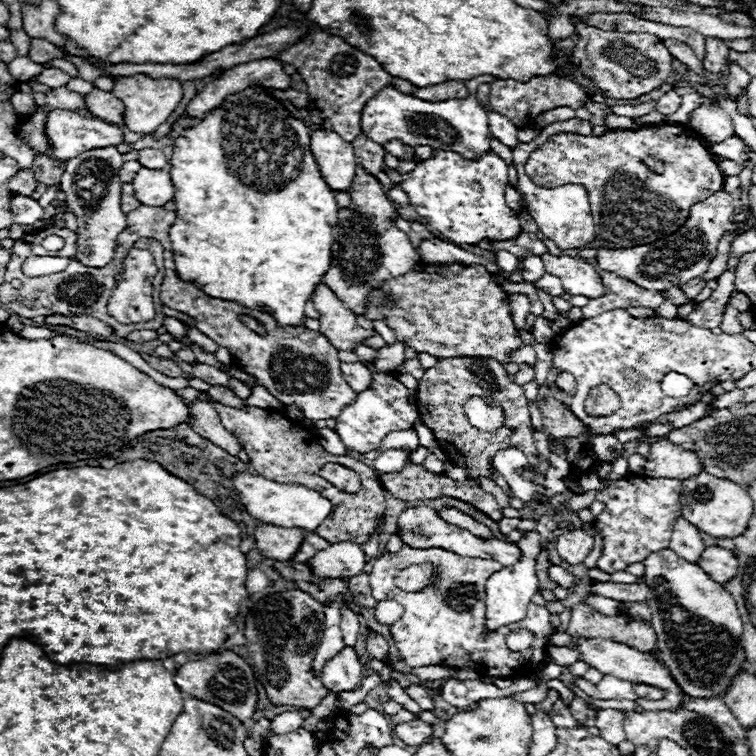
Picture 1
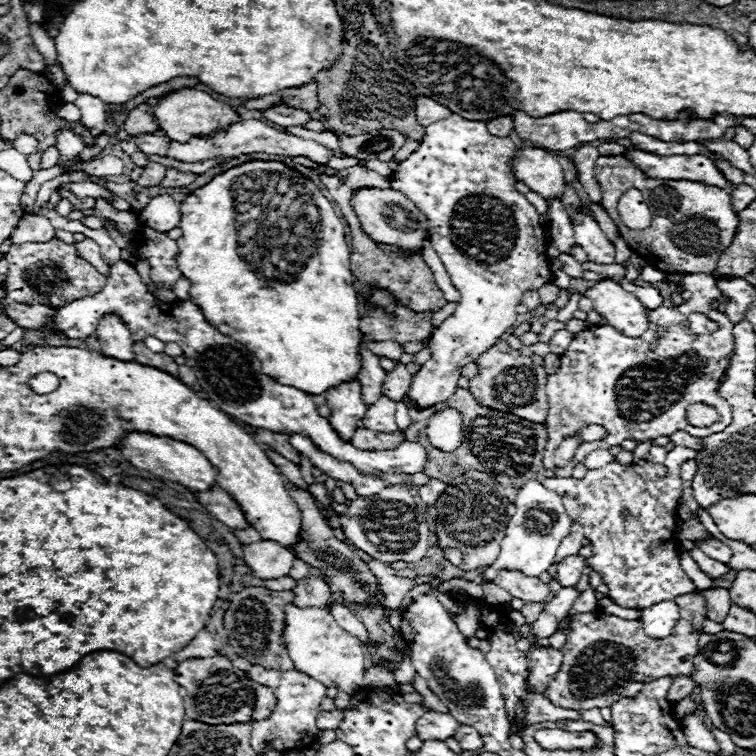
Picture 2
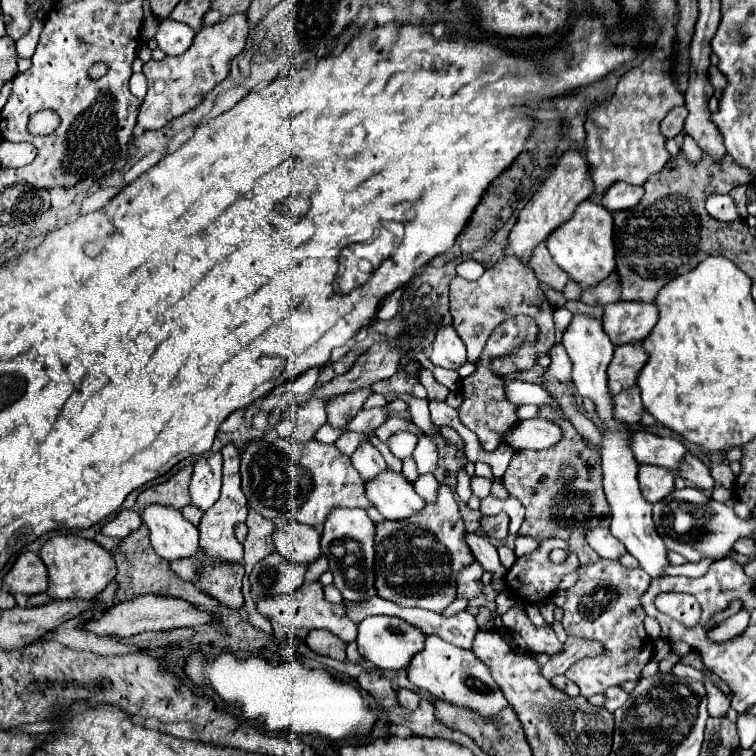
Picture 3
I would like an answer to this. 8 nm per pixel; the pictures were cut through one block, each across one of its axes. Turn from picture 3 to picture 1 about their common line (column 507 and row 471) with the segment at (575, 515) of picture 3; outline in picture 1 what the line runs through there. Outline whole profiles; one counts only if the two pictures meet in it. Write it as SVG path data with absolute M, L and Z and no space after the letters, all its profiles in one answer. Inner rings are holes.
M444 358L438 360L436 366L424 370L424 376L418 382L416 390L416 406L420 420L426 422L426 426L432 430L432 434L438 440L438 446L446 456L452 458L456 464L466 464L470 468L470 474L480 482L480 488L492 496L496 496L498 504L502 508L510 506L508 496L492 482L488 480L488 470L492 468L492 456L496 450L504 448L518 448L528 456L538 456L536 440L534 440L534 428L530 422L528 412L528 400L524 396L522 386L514 384L510 376L506 374L504 366L498 360L492 358ZM480 390L494 390L494 398L502 402L506 410L506 426L498 432L482 432L478 428L472 428L464 418L464 402L478 394Z

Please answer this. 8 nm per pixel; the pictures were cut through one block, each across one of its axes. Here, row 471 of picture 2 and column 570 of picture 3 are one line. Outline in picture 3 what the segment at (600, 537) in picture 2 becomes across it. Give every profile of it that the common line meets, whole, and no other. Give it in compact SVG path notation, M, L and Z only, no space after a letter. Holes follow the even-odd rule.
M600 560L582 566L578 576L580 580L568 588L562 626L572 636L596 638L604 644L604 656L580 660L566 670L566 676L580 688L580 694L588 698L626 680L638 680L640 670L650 662L654 642L644 630L646 614L640 608L640 596L648 588L650 576L642 568L624 568L618 560Z

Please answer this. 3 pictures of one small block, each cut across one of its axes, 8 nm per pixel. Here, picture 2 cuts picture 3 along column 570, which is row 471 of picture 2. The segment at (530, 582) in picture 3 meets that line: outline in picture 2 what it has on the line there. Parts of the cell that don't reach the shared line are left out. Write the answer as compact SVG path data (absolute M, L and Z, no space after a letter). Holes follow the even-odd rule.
M684 276L682 288L688 290L692 298L680 306L650 310L648 330L640 338L628 338L612 326L588 326L572 338L568 350L560 354L560 370L548 376L546 384L550 410L544 424L550 440L544 450L544 468L552 470L556 476L572 476L572 468L584 462L592 450L620 446L628 438L644 442L658 436L672 436L678 430L704 438L730 424L732 412L726 400L718 394L718 388L734 354L734 324L724 312L710 306L712 300L722 298L714 276ZM694 312L712 314L720 324L720 330L714 334L694 334L688 328L688 316ZM692 402L716 406L722 416L720 424L708 428L690 426L684 414ZM590 424L606 428L608 436L596 442L582 442L576 448L574 458L564 468L558 468L552 452L568 434Z

